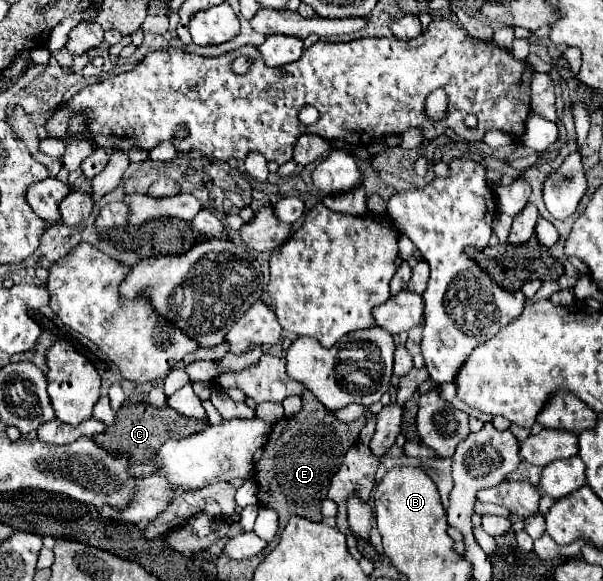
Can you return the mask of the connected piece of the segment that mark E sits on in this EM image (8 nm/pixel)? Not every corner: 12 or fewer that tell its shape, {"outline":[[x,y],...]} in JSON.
{"outline":[[313,393],[273,425],[255,463],[259,505],[285,525],[323,519],[335,467],[363,417]]}

